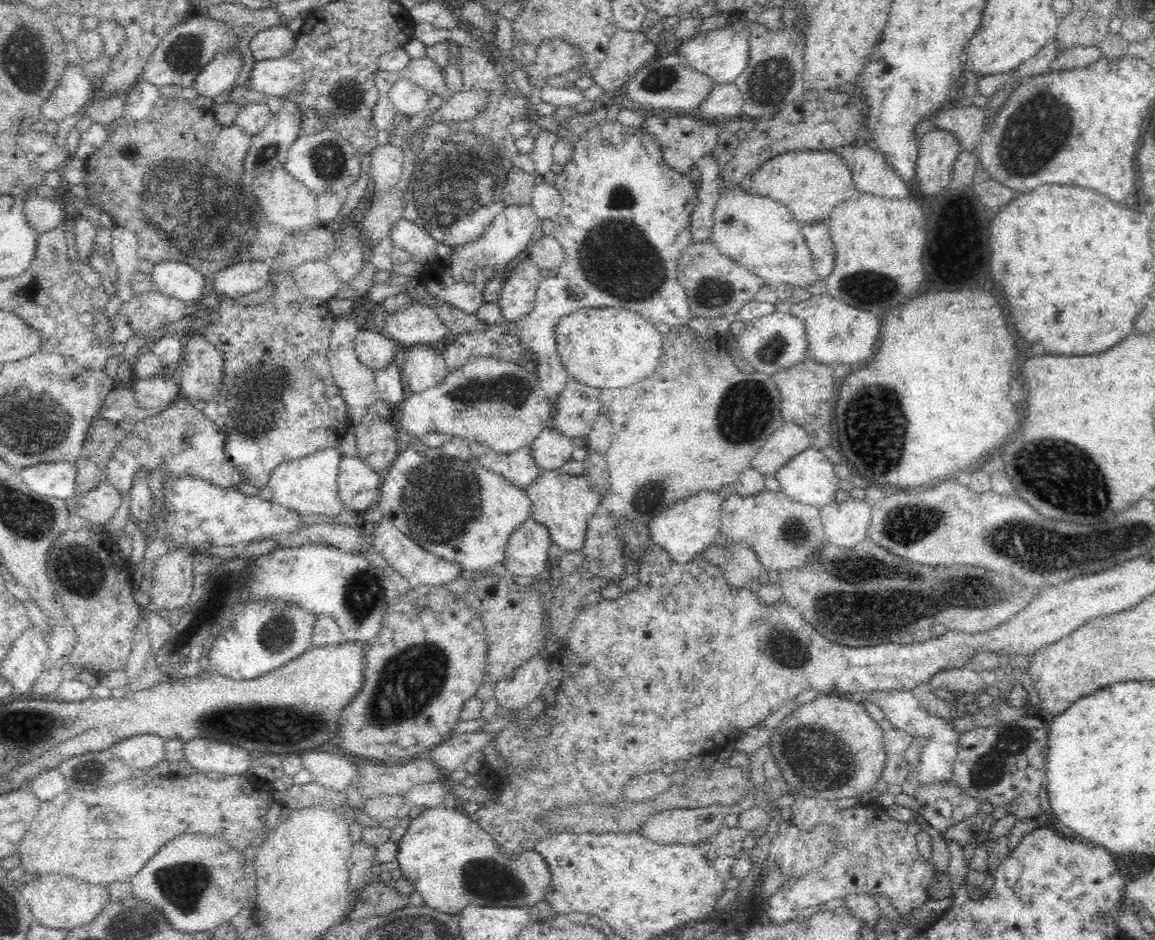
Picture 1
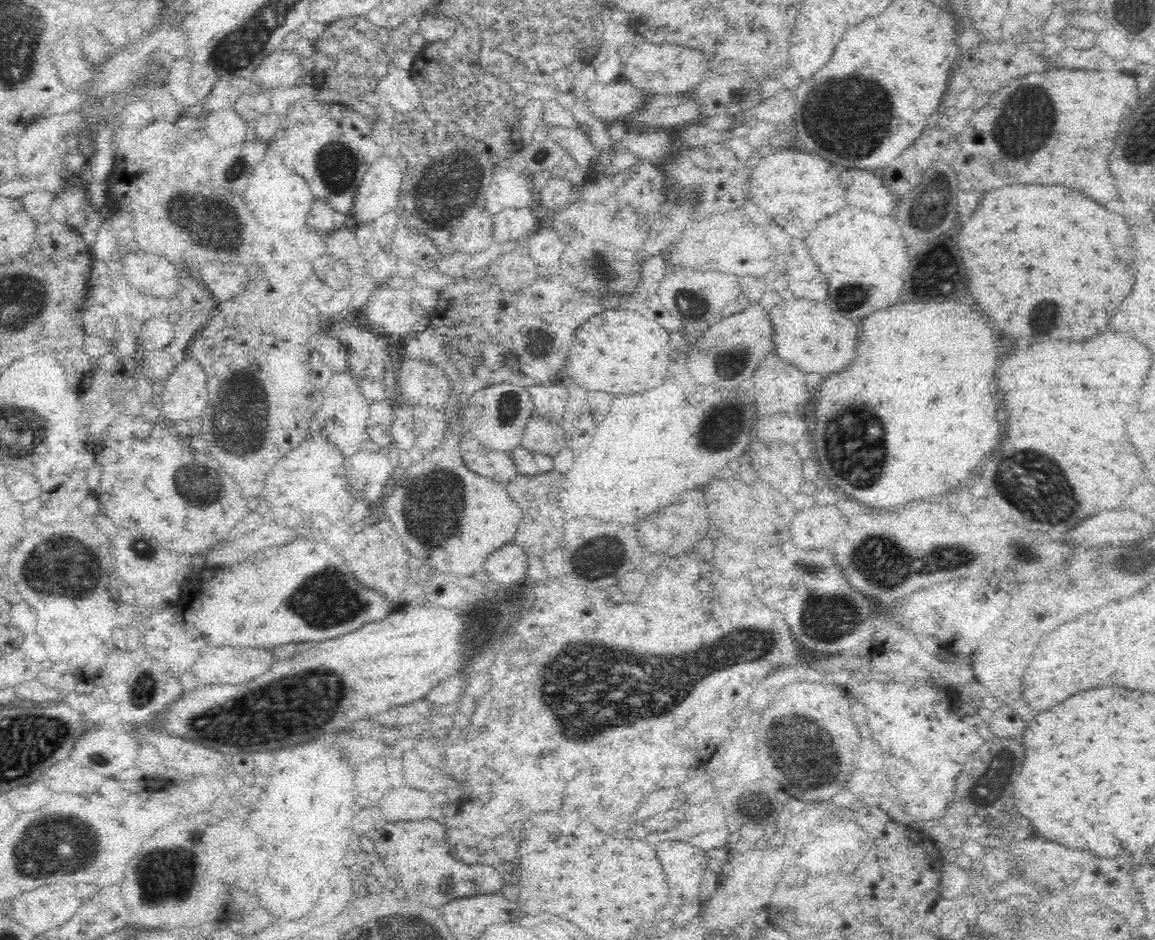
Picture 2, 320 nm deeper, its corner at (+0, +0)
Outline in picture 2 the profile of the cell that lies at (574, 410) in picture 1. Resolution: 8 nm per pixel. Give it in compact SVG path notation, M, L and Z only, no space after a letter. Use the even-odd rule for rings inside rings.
M561 380L550 385L528 385L525 389L531 394L536 414L550 415L556 421L562 420L568 394Z

